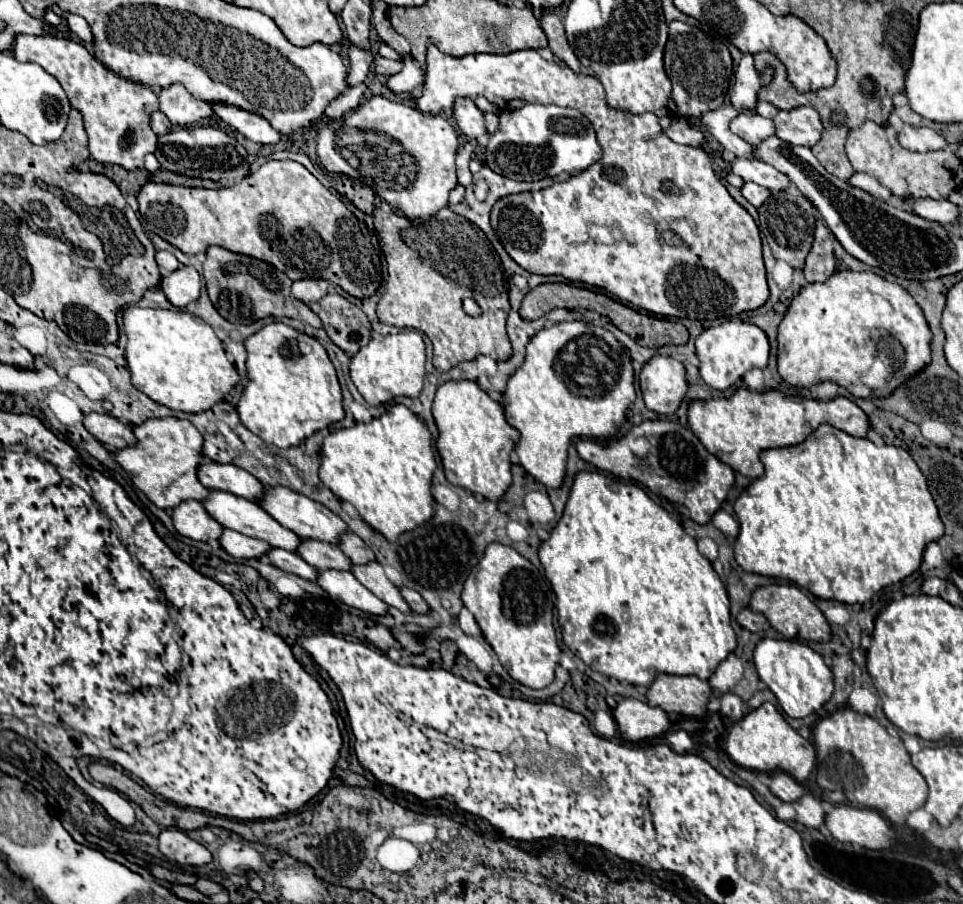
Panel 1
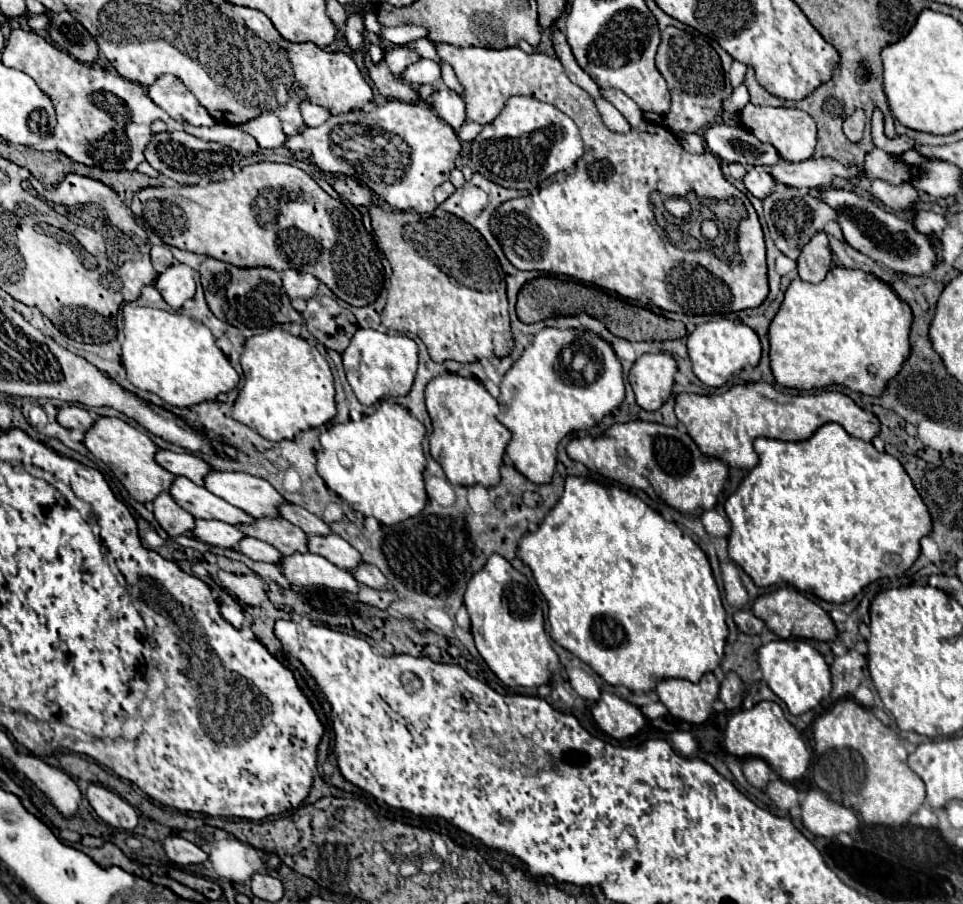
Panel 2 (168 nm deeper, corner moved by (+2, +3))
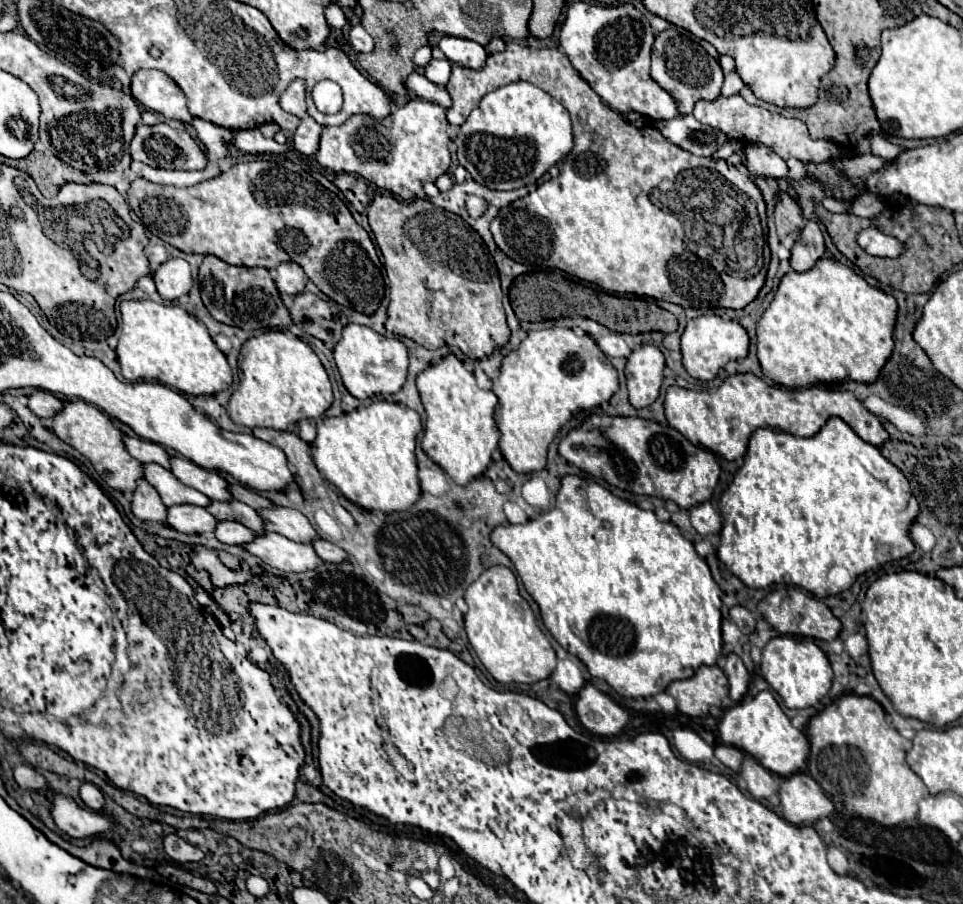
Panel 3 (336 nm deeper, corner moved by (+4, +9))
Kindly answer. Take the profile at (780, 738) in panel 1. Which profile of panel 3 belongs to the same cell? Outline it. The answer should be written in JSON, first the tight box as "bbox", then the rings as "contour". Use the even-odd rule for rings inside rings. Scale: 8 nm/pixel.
{"bbox":[719,690,809,778],"contour":[[[767,690],[759,692],[751,702],[735,704],[733,708],[729,708],[719,722],[719,736],[723,744],[751,754],[753,758],[757,758],[757,762],[761,762],[761,766],[783,778],[801,772],[809,754],[809,740],[801,730],[793,728],[787,714],[779,708],[777,700]]]}

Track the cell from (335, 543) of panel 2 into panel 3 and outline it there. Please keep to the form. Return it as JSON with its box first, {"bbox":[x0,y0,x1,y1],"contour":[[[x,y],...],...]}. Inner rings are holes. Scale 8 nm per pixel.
{"bbox":[259,508,321,544],"contour":[[[269,508],[269,510],[259,510],[261,518],[265,520],[265,528],[269,532],[277,532],[287,536],[293,542],[301,542],[301,544],[313,544],[315,540],[319,540],[321,536],[317,534],[317,530],[311,526],[309,518],[303,516],[299,510],[293,508]]]}

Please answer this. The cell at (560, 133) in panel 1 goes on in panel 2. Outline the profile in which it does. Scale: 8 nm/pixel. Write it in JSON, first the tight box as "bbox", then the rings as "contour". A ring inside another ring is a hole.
{"bbox":[469,96,583,190],"contour":[[[511,96],[501,114],[491,124],[485,124],[483,130],[473,138],[469,152],[469,160],[475,172],[479,172],[487,180],[503,188],[515,188],[515,190],[537,188],[545,178],[561,170],[571,170],[581,156],[583,156],[583,142],[577,124],[559,108],[547,102],[539,102],[531,96]]]}

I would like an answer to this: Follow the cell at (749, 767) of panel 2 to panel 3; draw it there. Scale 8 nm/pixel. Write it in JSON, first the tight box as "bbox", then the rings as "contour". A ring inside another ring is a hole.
{"bbox":[715,746,743,772],"contour":[[[715,746],[715,756],[725,764],[729,766],[733,772],[741,772],[741,766],[743,766],[743,752],[733,748],[733,746]]]}

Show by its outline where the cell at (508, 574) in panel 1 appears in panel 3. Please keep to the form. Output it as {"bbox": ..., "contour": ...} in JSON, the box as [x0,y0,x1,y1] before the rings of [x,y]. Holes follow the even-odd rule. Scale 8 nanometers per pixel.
{"bbox":[465,566,557,684],"contour":[[[489,566],[465,590],[465,602],[469,608],[465,614],[467,638],[483,666],[497,682],[533,684],[551,676],[557,662],[555,650],[537,626],[535,612],[521,596],[517,578],[507,566]]]}

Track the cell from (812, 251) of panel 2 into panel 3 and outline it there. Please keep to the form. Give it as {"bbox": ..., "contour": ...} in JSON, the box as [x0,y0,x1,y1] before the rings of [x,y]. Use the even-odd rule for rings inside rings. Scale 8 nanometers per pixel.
{"bbox":[791,220,825,272],"contour":[[[809,220],[797,238],[791,250],[791,268],[797,272],[807,272],[815,266],[819,258],[825,254],[825,240],[817,220]]]}

